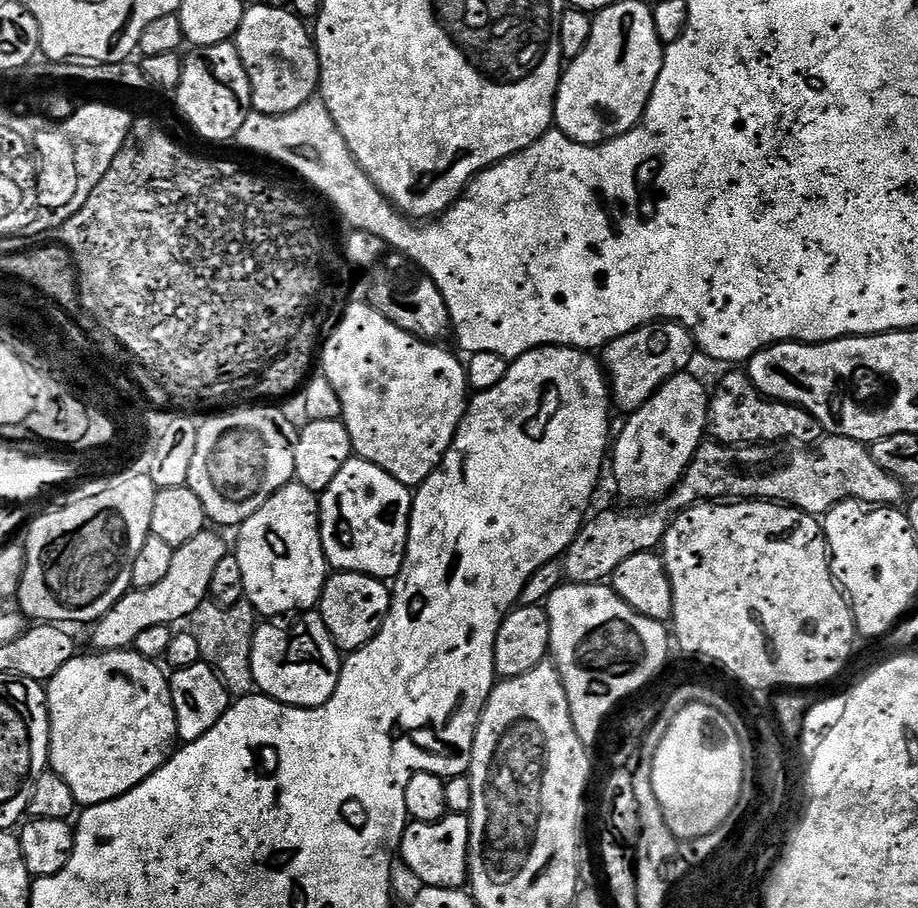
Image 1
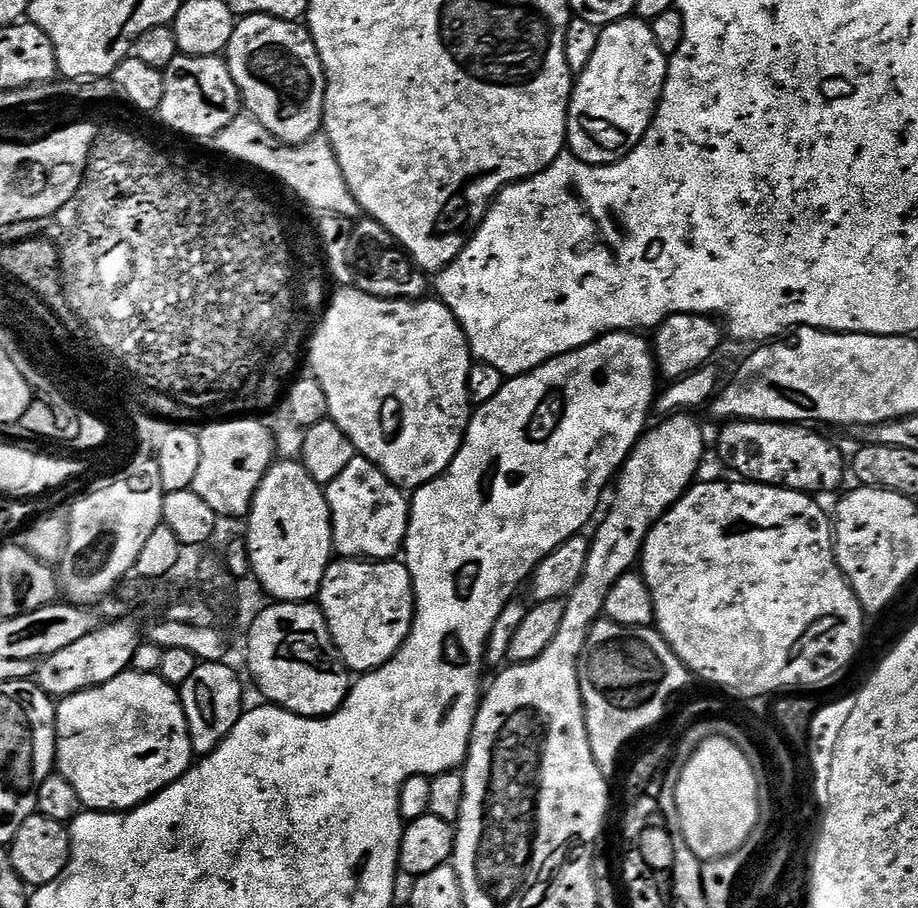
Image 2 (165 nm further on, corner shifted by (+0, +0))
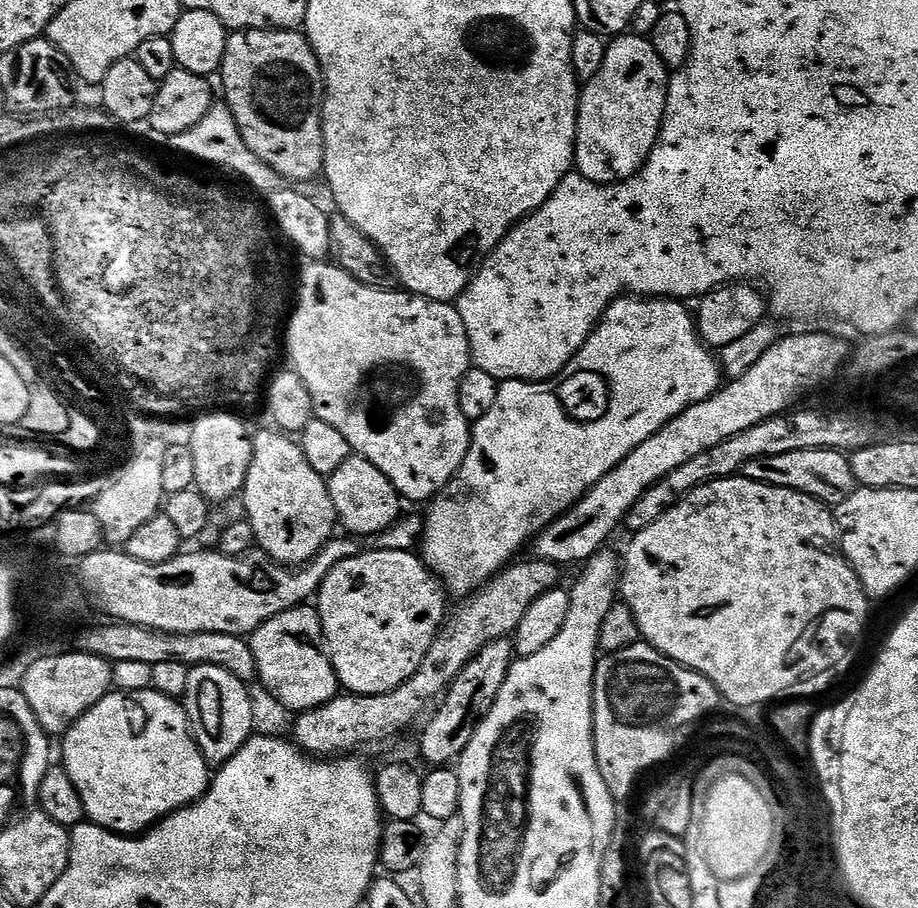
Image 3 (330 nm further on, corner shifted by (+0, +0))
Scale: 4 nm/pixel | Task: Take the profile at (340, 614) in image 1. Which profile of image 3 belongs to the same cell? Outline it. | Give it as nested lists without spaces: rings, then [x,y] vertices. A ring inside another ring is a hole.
[[[361,550],[354,558],[346,558],[326,574],[318,593],[318,611],[320,613],[320,625],[324,631],[324,644],[328,654],[328,660],[336,672],[336,679],[339,687],[345,693],[353,696],[386,696],[393,692],[395,688],[401,686],[412,677],[422,666],[422,662],[427,658],[428,651],[432,648],[432,643],[440,634],[440,629],[445,627],[446,613],[449,611],[448,604],[444,601],[446,589],[441,584],[440,579],[424,565],[423,559],[415,551],[399,552],[398,550],[386,550],[384,553],[375,550]]]

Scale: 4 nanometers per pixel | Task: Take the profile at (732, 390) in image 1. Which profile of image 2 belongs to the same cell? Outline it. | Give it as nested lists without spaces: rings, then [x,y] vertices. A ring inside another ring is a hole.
[[[730,420],[723,425],[720,437],[716,440],[716,452],[720,460],[736,472],[737,477],[753,484],[773,484],[775,488],[789,488],[795,492],[832,492],[846,476],[846,456],[843,456],[830,441],[816,432],[811,432],[811,427],[801,426],[796,422],[765,422],[762,420]]]

